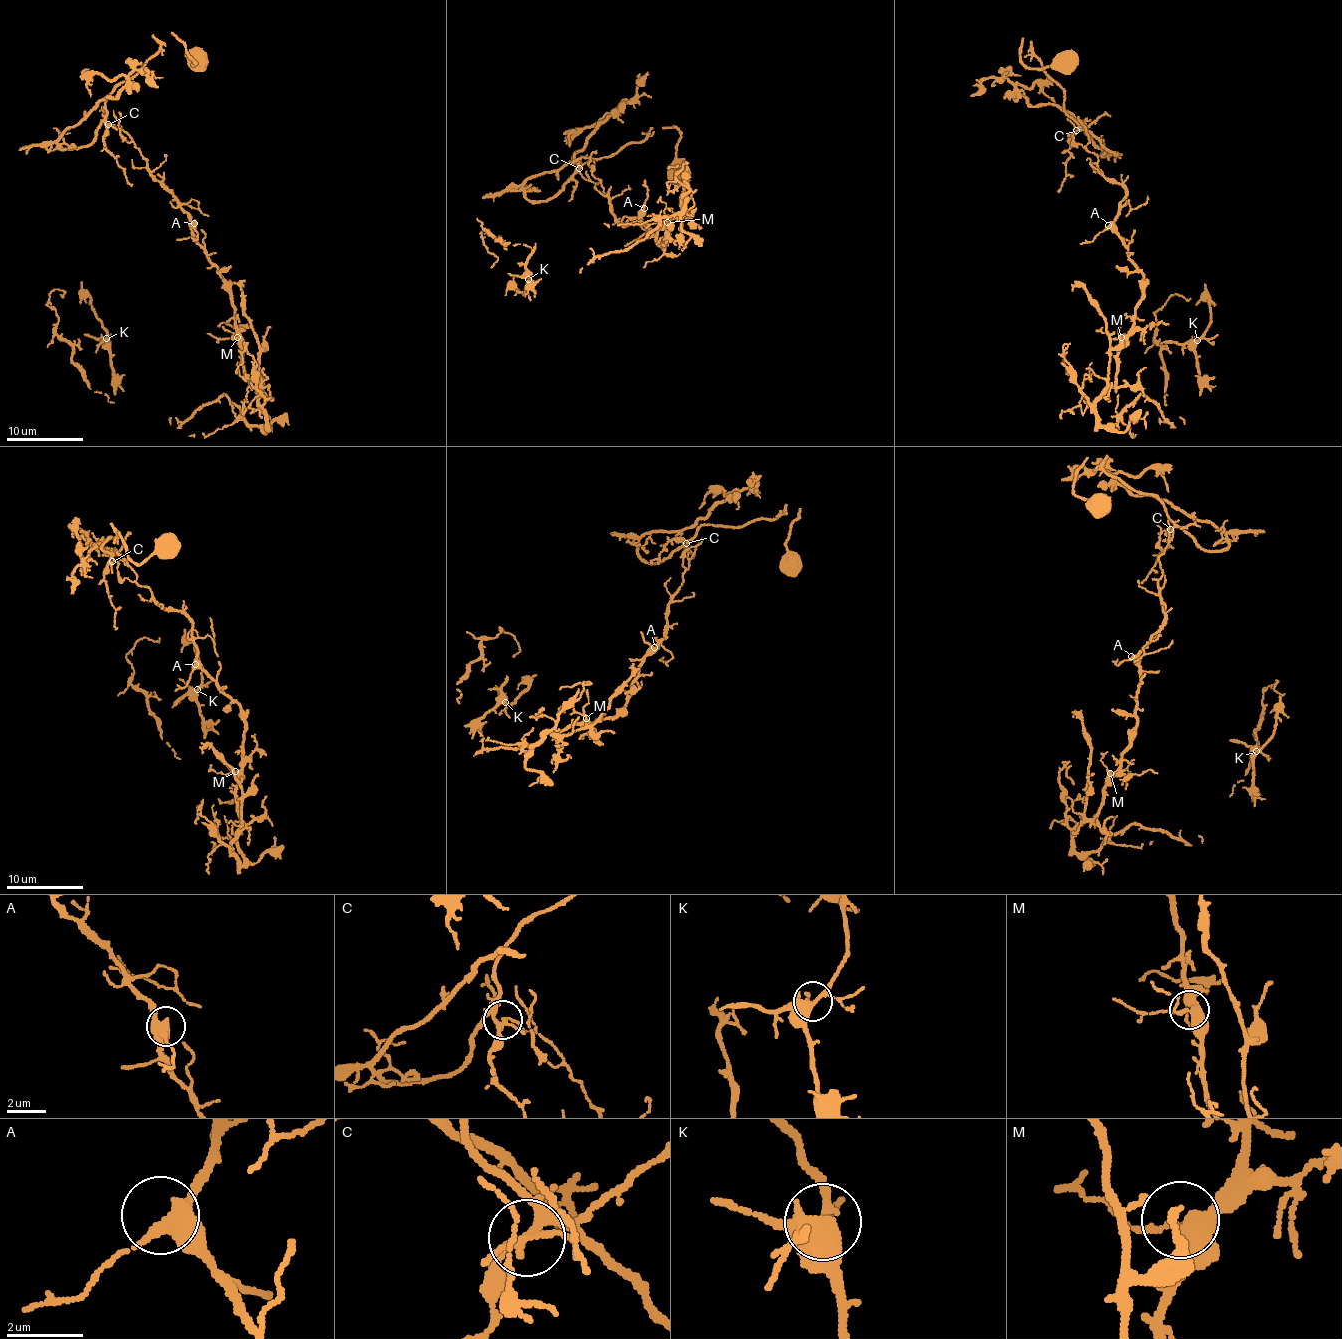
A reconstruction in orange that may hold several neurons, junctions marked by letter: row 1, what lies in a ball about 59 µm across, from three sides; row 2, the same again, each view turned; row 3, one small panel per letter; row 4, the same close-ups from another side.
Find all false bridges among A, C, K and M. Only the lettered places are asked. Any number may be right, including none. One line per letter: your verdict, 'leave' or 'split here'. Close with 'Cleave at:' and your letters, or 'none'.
A: leave
C: split here
K: leave
M: leave
Cleave at: C

